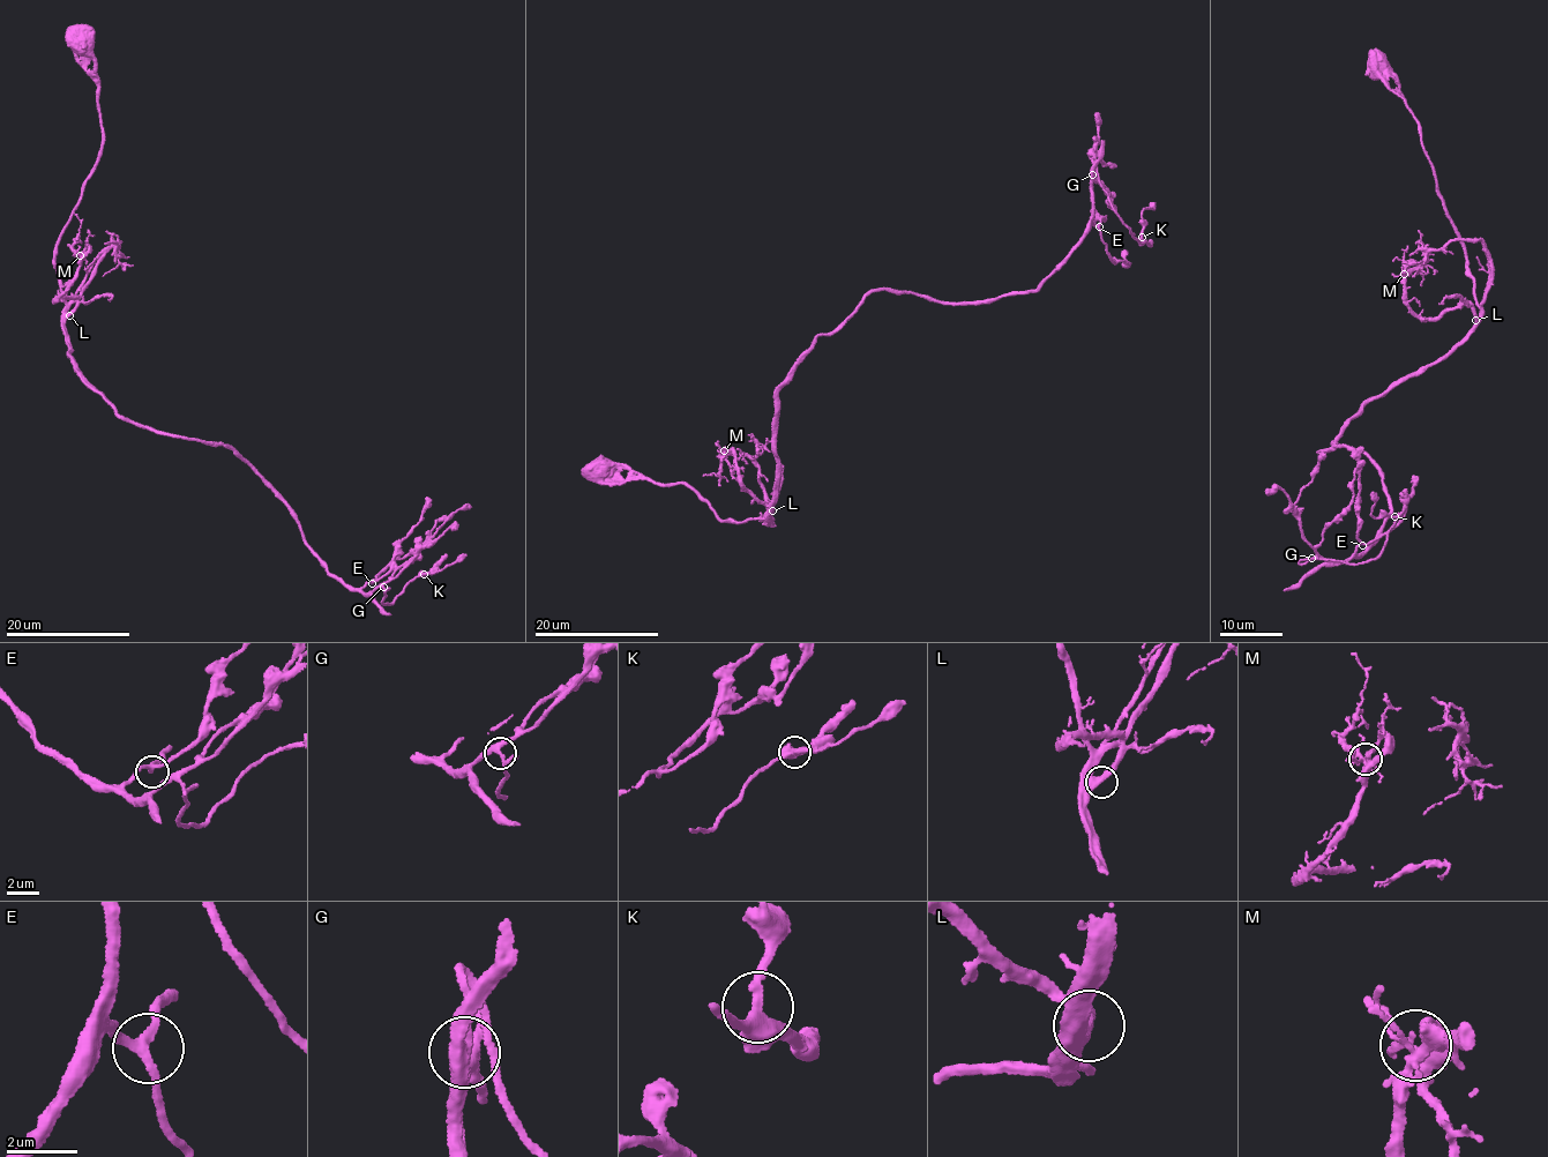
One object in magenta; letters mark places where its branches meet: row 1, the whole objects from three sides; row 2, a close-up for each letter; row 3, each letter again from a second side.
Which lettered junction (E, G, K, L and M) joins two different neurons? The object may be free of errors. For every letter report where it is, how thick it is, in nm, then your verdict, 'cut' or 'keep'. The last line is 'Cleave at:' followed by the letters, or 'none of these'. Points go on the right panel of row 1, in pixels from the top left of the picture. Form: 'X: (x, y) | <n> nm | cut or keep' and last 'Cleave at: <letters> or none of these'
E: (1362, 545) | 240 nm | keep
G: (1311, 558) | 200 nm | keep
K: (1395, 516) | 360 nm | keep
L: (1475, 320) | 480 nm | keep
M: (1404, 274) | 360 nm | keep
Cleave at: none of these

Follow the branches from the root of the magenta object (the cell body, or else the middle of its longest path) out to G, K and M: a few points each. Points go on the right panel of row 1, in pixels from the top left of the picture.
G: (1375, 65), (1418, 122), (1480, 321), (1320, 452), (1366, 453), (1391, 512), (1362, 552), (1313, 557)
K: (1375, 65), (1480, 308), (1318, 453), (1366, 453), (1391, 512), (1362, 552), (1314, 558), (1374, 559), (1395, 516)
M: (1375, 65), (1395, 76), (1418, 122), (1480, 316), (1468, 304), (1435, 319), (1415, 315), (1404, 274)

